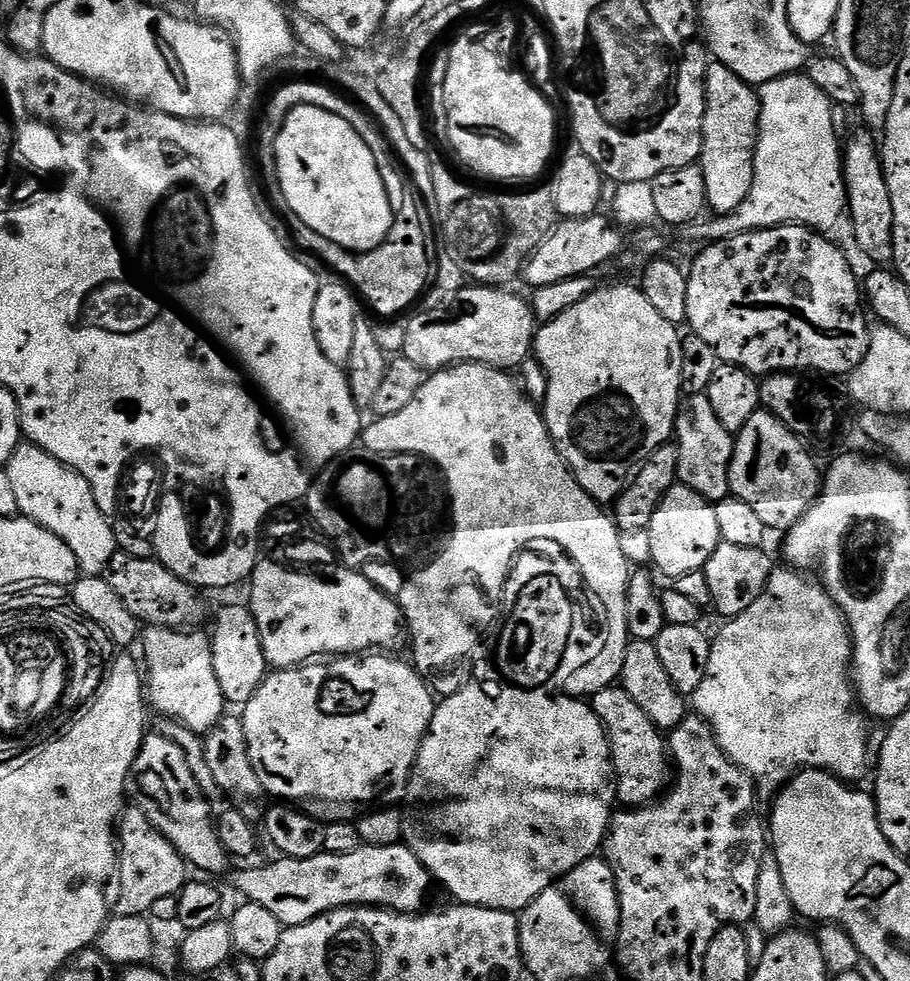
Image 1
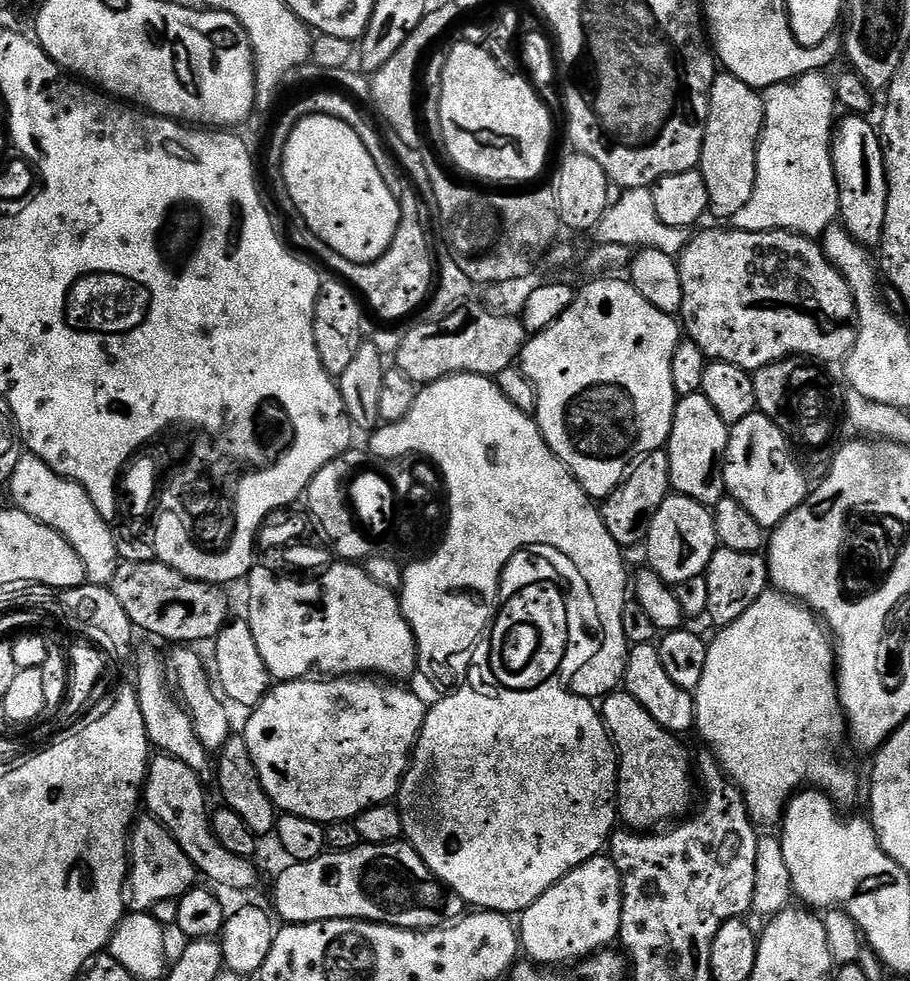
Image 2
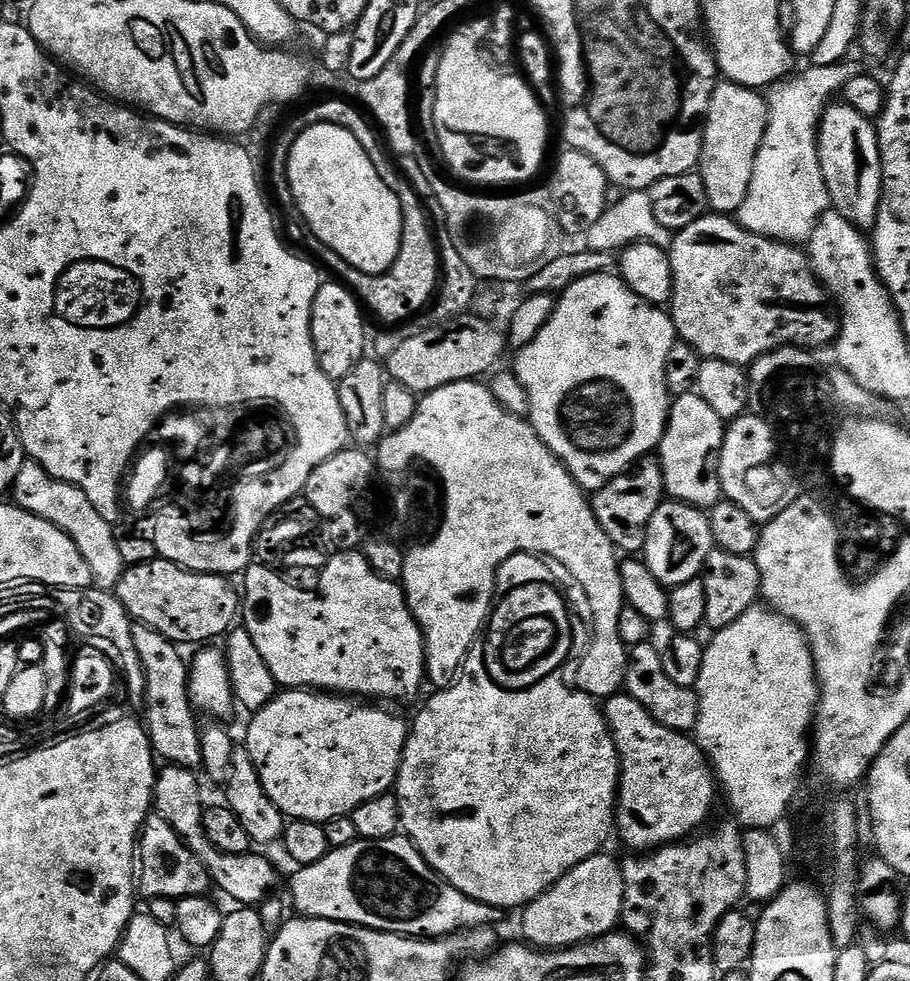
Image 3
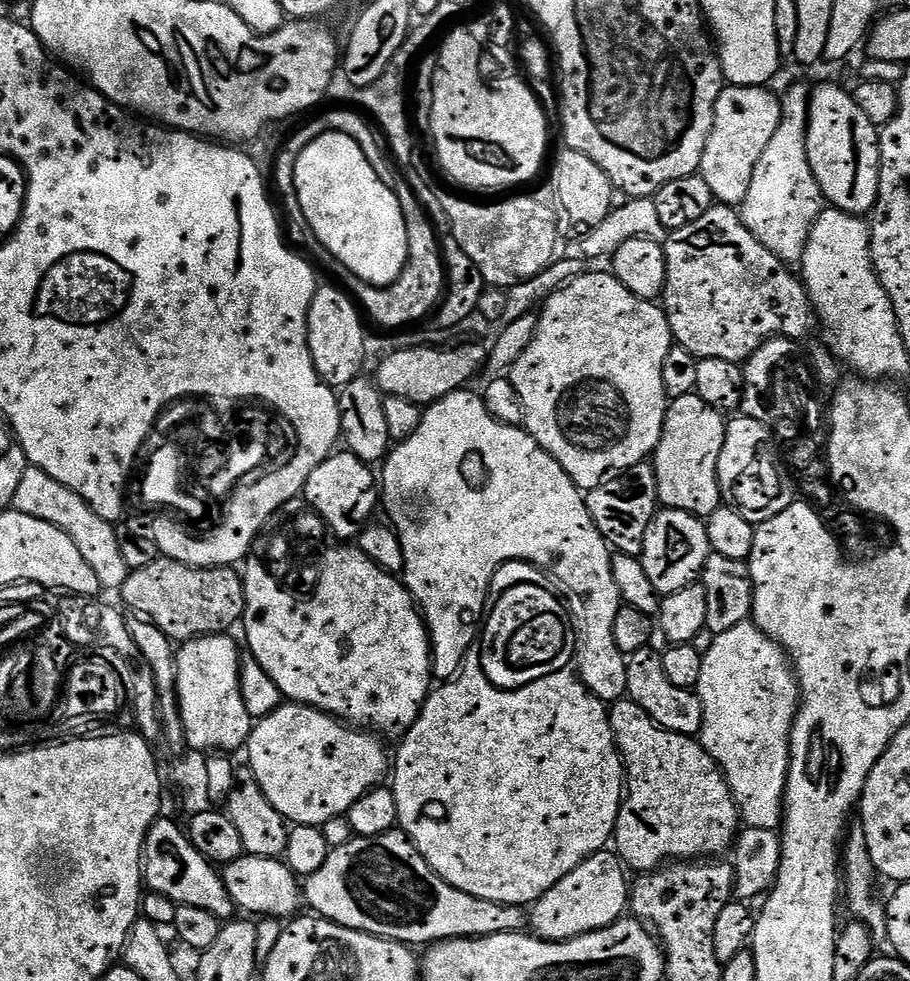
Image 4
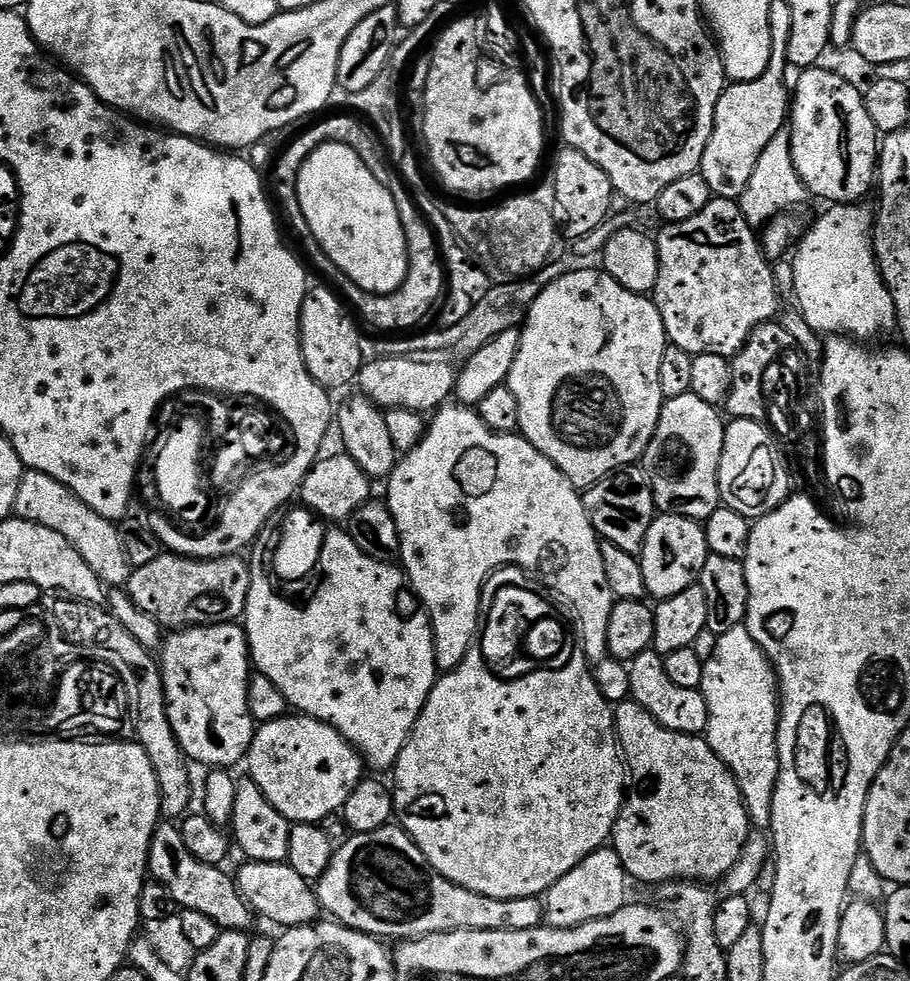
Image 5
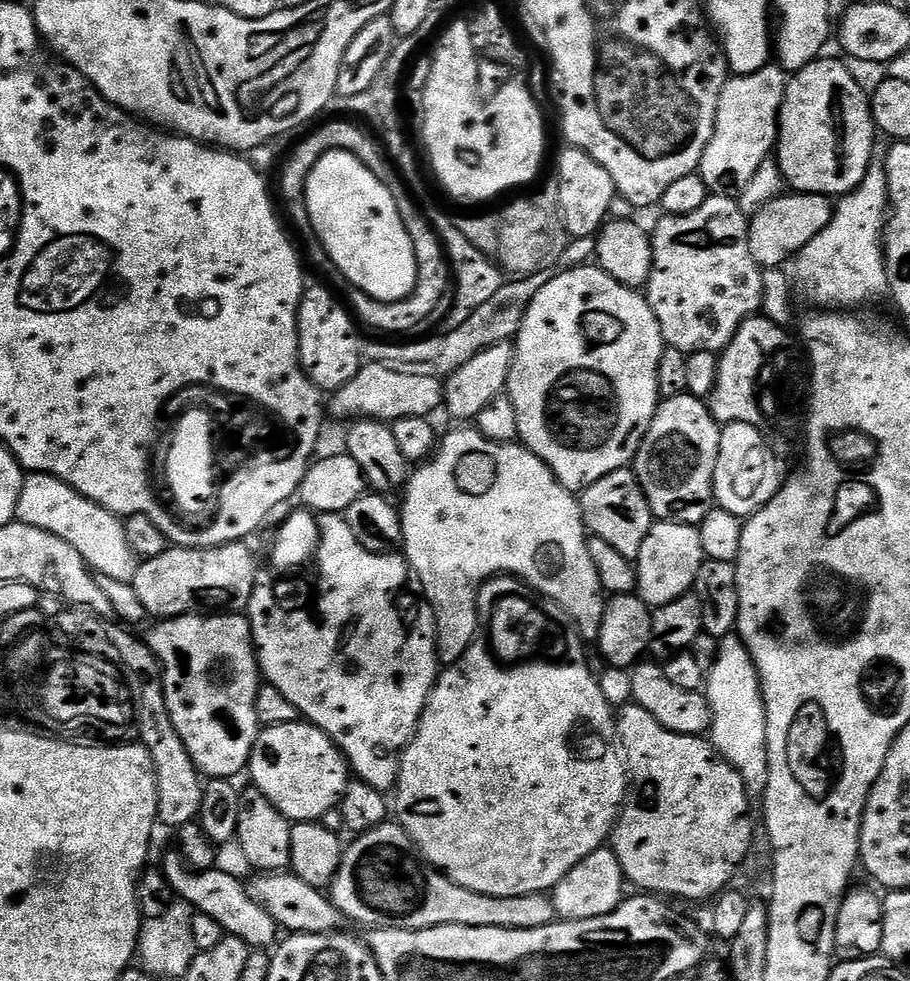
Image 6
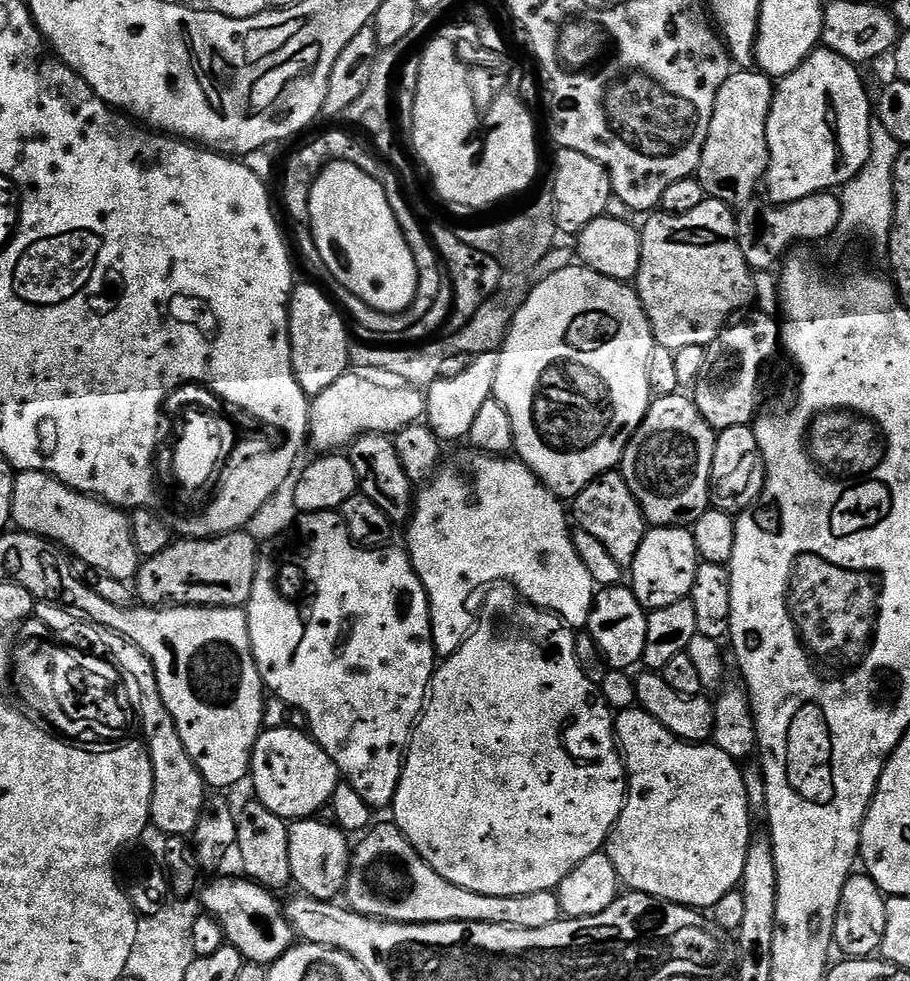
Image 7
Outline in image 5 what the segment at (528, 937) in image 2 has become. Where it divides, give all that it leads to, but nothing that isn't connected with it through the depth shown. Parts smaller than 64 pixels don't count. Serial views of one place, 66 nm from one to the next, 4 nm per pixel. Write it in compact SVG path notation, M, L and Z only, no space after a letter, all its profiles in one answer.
M611 846L599 848L594 854L582 858L570 874L558 878L558 882L550 886L543 897L544 924L550 928L577 928L586 922L606 918L624 908L629 899L628 884L630 877L624 871L622 858L618 858L616 849Z

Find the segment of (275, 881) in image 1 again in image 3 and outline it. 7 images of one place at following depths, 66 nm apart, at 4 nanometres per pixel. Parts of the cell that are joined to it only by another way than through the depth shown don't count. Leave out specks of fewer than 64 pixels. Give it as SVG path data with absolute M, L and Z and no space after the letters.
M404 834L381 840L357 838L350 845L331 849L318 862L303 865L292 876L292 904L304 918L336 920L339 924L358 924L362 928L417 938L455 936L469 928L490 928L499 925L502 916L501 909L462 894L462 890L441 878Z

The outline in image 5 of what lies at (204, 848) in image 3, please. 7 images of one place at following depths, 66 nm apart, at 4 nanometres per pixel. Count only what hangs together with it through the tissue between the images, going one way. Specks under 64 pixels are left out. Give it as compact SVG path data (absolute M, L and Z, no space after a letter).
M244 862L234 872L236 888L248 903L249 909L265 916L272 924L281 924L281 929L301 928L303 924L315 924L321 915L320 899L316 897L313 885L298 874L292 865L285 862Z

